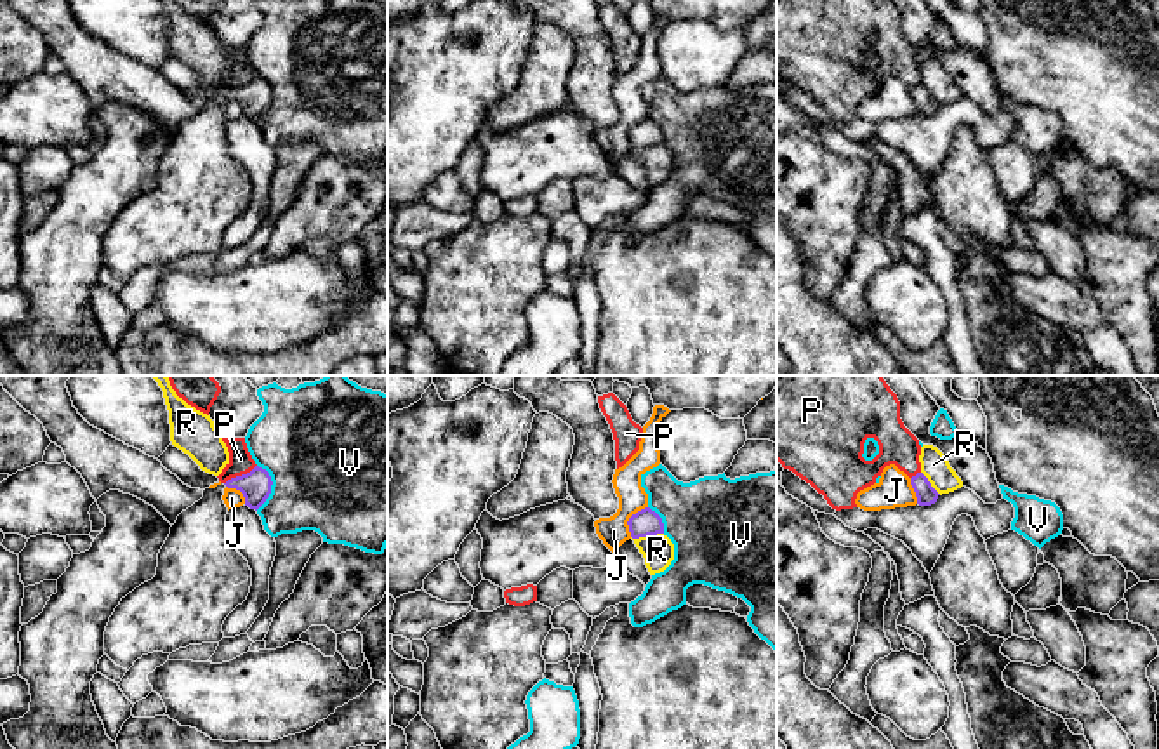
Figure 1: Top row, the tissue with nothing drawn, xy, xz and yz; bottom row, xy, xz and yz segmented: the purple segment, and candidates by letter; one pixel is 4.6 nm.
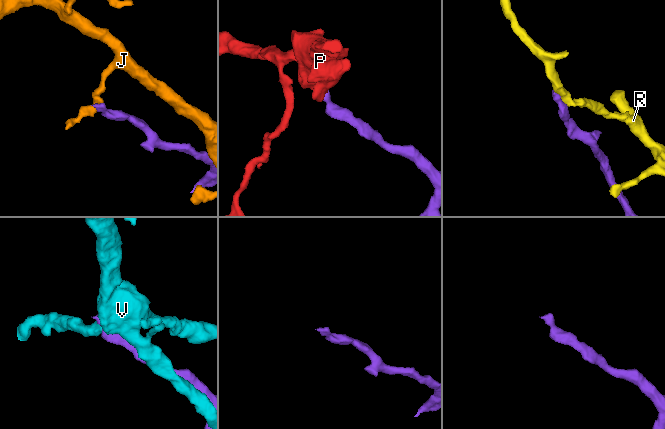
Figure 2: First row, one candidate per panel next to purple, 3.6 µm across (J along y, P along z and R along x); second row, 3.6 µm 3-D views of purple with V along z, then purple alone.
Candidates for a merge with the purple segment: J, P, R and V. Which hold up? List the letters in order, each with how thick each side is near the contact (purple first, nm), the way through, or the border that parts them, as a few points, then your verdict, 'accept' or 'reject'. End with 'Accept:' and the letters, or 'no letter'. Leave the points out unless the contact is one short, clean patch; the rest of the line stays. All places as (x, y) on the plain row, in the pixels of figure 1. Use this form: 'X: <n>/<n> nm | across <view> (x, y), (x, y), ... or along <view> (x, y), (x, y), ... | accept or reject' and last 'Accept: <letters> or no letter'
J: 120/140 nm | along xz (647, 117), (629, 129), (629, 146) | reject
P: 140/110 nm | along xy (256, 75), (225, 94) | reject
R: 120/140 nm | along xz (662, 143), (631, 148) | reject
V: 140/480 nm | reject
Accept: no letter

